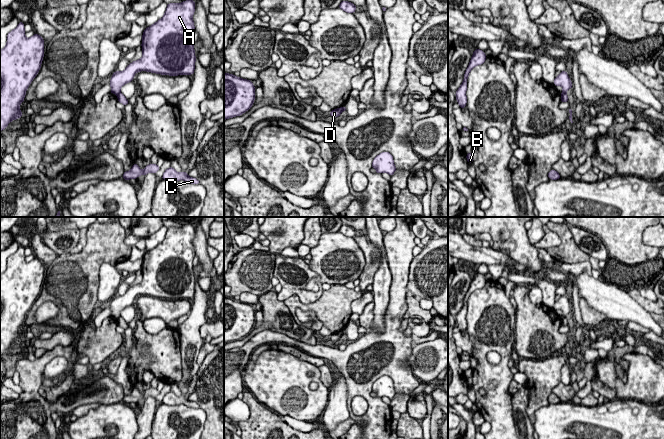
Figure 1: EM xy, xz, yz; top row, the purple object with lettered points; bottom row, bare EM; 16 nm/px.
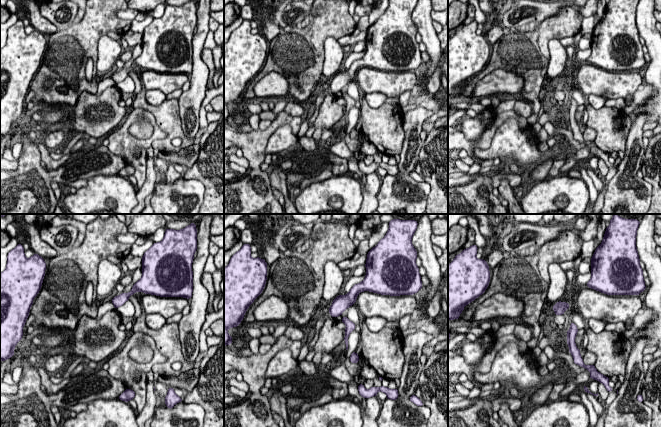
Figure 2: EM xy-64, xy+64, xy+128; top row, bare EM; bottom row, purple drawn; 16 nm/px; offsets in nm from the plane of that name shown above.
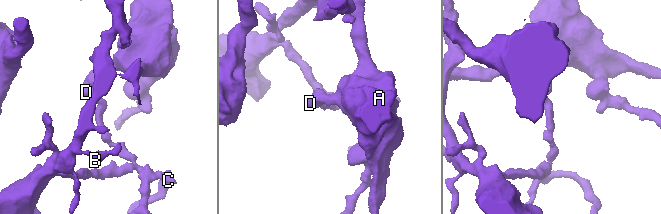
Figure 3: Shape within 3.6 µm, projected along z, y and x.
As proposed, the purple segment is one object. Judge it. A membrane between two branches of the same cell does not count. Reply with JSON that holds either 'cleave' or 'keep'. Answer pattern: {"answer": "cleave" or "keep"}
{"answer": "cleave"}

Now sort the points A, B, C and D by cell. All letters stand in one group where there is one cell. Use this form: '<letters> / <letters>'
A D / B C

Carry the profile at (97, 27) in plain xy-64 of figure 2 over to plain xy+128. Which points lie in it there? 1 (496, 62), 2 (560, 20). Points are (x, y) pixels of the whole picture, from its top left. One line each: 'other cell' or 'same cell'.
1: same cell
2: same cell

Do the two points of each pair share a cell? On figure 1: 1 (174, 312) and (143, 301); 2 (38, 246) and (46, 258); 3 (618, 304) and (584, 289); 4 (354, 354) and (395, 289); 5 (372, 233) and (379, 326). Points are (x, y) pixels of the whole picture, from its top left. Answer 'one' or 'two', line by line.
1: one
2: one
3: one
4: one
5: one

